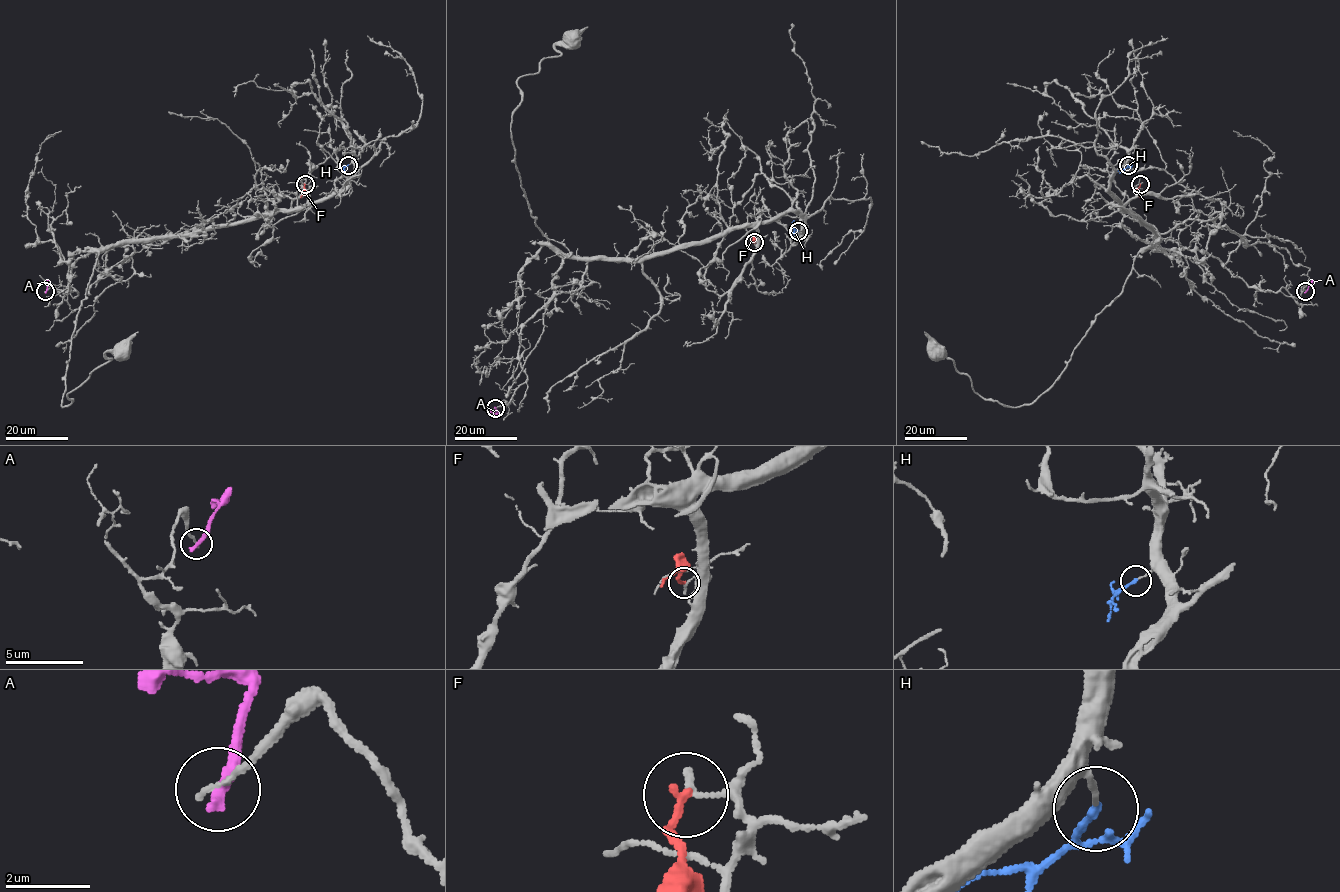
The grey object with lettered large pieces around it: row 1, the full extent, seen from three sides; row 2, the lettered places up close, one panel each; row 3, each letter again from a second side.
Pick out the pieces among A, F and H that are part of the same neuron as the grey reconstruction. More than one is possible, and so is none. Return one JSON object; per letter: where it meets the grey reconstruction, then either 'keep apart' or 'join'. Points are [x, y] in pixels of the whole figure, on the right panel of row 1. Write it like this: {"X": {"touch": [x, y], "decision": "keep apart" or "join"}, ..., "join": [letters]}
{"A": {"touch": [1305, 291], "decision": "keep apart"}, "F": {"touch": [1140, 184], "decision": "keep apart"}, "H": {"touch": [1128, 165], "decision": "join"}, "join": ["H"]}

